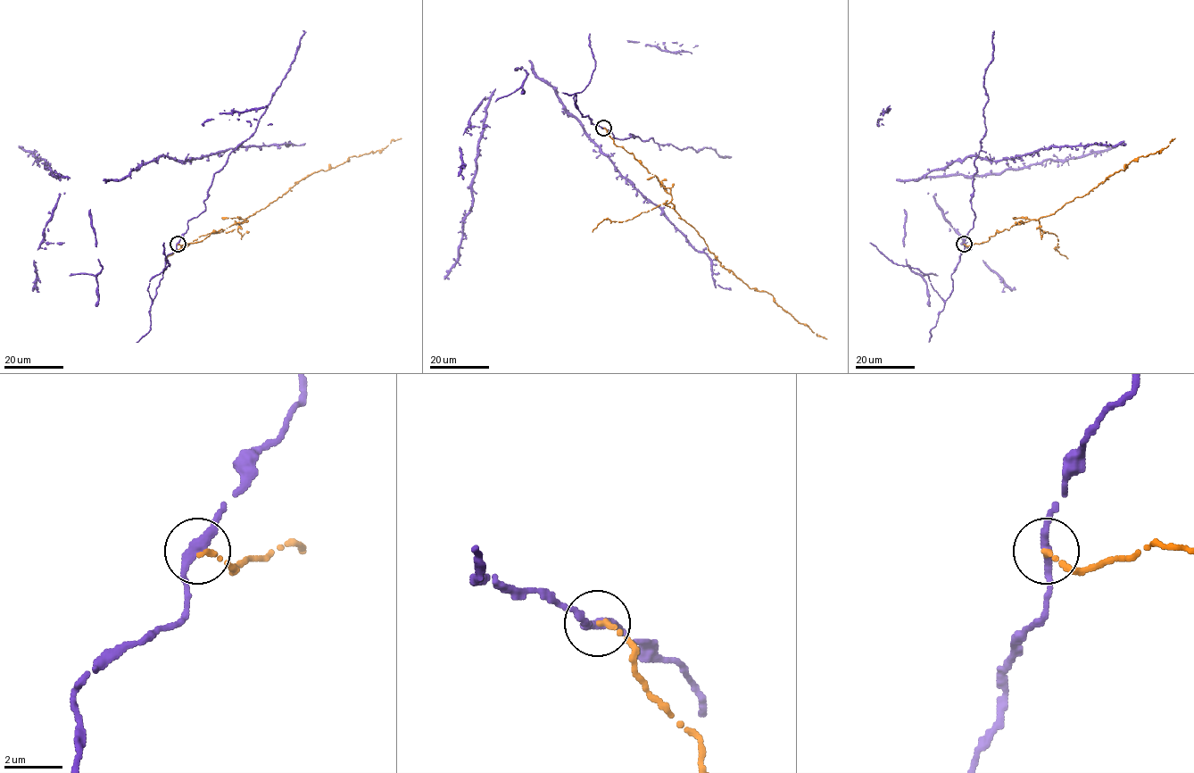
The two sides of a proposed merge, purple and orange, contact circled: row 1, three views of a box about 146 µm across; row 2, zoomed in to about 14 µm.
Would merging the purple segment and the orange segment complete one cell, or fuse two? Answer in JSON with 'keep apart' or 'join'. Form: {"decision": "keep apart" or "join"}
{"decision": "keep apart"}

